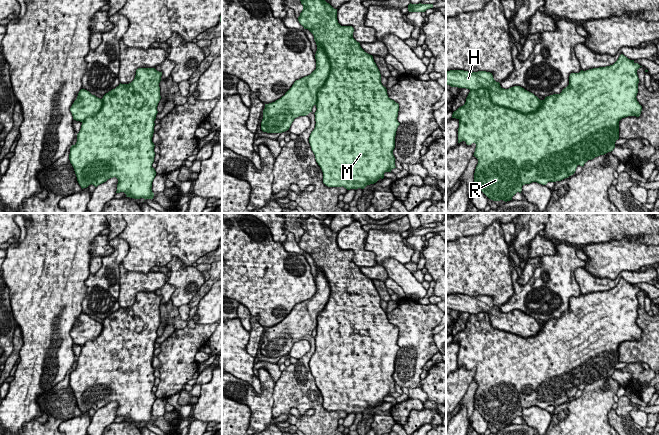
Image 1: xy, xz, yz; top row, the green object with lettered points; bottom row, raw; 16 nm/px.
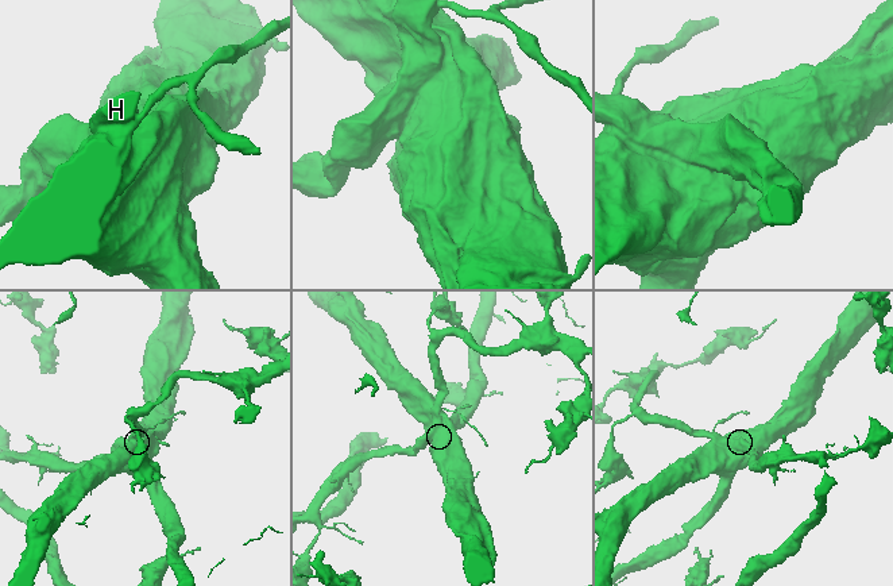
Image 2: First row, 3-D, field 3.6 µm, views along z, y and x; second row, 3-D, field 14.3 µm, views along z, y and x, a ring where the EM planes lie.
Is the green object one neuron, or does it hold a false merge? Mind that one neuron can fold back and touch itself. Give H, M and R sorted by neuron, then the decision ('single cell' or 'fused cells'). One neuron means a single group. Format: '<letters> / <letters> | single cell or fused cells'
H / M R | fused cells

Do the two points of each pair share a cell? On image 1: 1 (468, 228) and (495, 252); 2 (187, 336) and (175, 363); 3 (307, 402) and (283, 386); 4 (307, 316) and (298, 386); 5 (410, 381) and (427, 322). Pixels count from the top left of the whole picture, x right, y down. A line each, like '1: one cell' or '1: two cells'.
1: two cells
2: one cell
3: one cell
4: one cell
5: one cell

